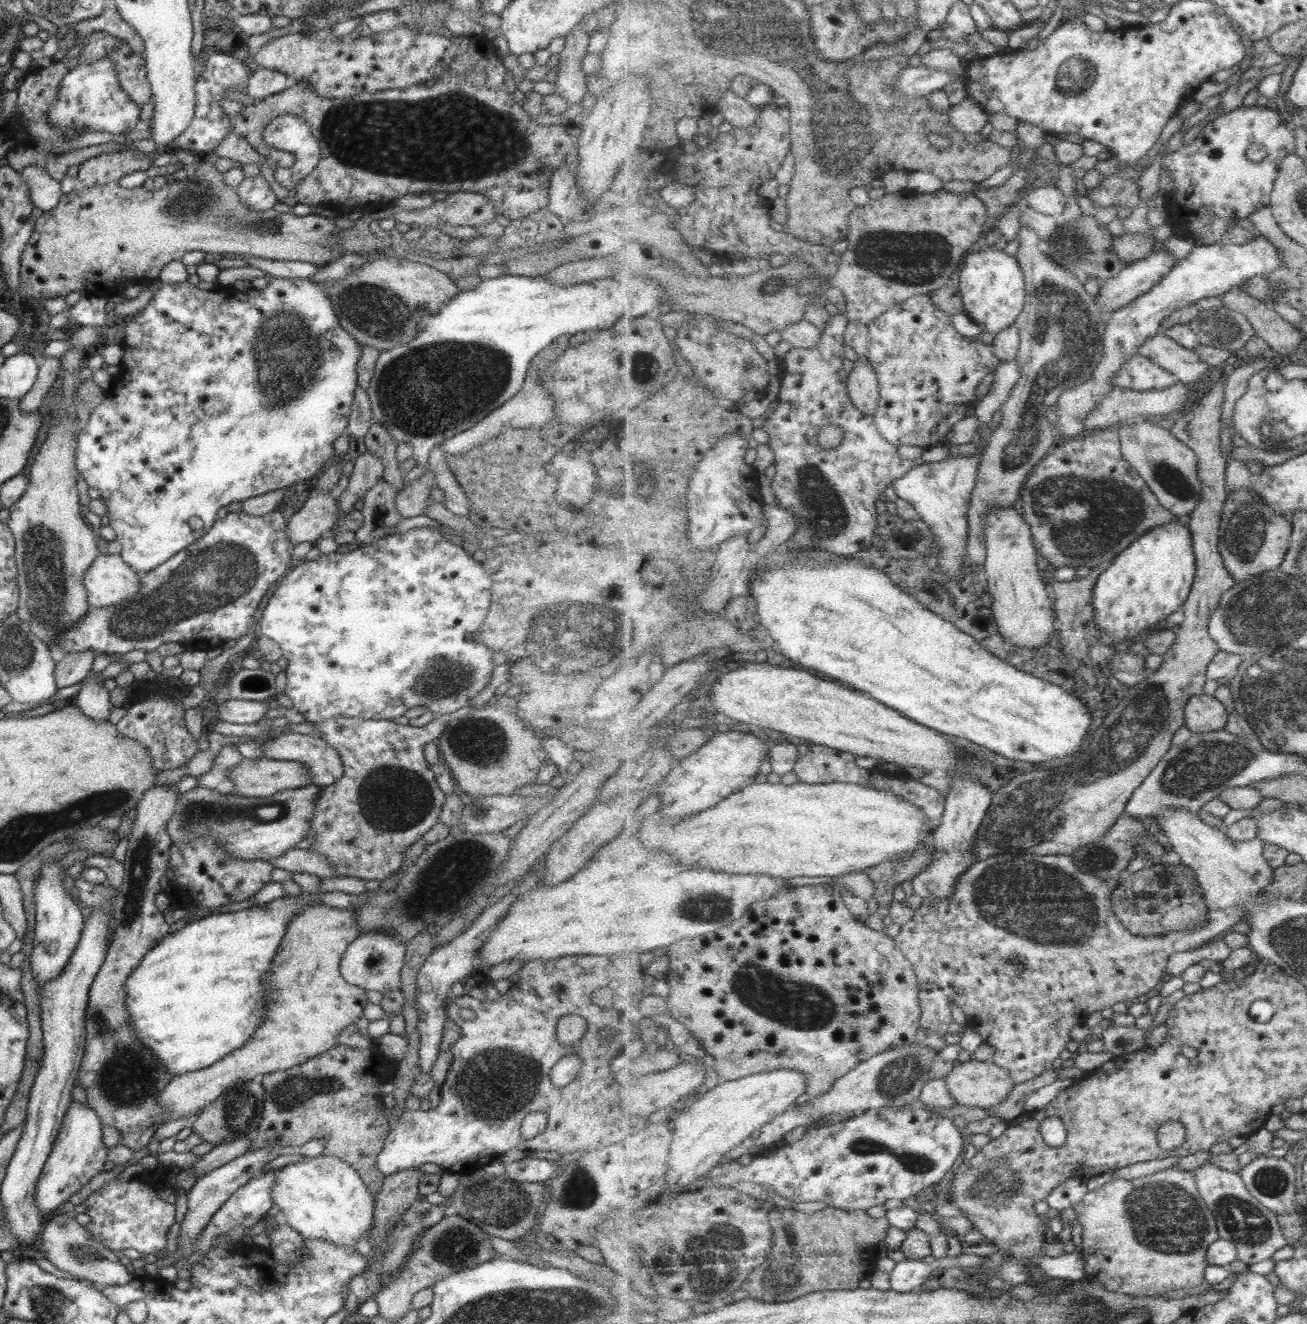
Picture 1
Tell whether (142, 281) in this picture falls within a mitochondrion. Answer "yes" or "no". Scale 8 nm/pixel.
no

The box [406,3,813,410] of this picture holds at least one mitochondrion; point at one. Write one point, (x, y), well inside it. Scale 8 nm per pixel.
(644, 368)

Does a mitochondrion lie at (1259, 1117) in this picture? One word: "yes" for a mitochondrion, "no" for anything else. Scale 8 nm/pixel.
no

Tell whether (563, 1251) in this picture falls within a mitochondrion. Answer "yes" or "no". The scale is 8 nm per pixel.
no

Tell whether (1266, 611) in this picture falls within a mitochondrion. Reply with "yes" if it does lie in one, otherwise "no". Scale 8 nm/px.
yes

